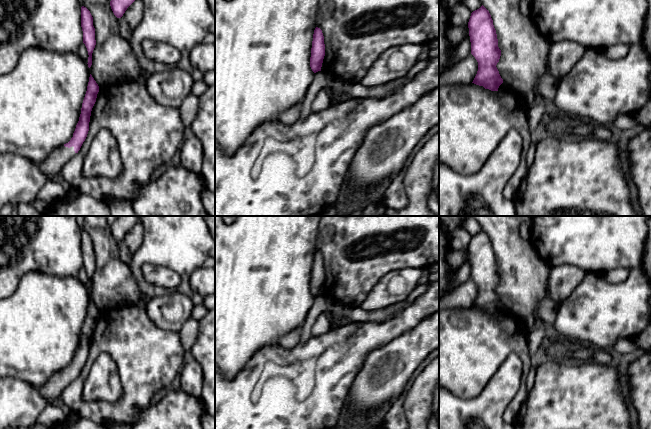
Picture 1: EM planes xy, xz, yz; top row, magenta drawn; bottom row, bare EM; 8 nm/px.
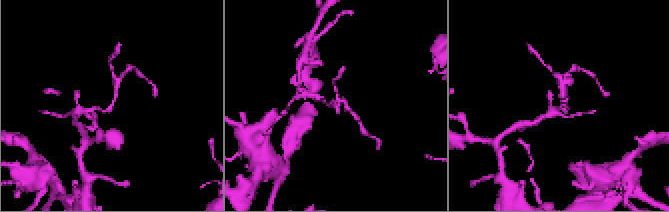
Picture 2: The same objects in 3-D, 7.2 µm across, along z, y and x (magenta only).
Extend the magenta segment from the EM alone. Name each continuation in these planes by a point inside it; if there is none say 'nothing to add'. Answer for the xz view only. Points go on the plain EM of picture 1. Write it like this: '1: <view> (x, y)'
nothing to add

